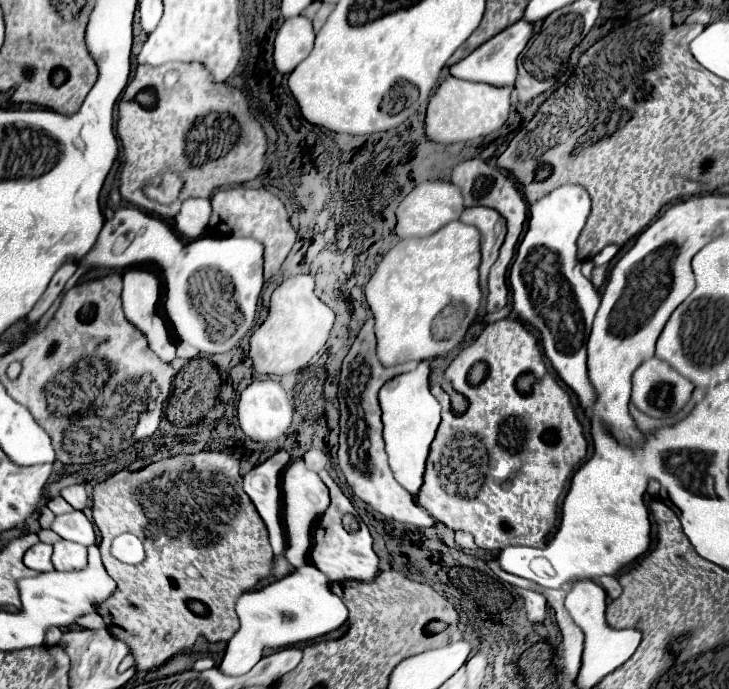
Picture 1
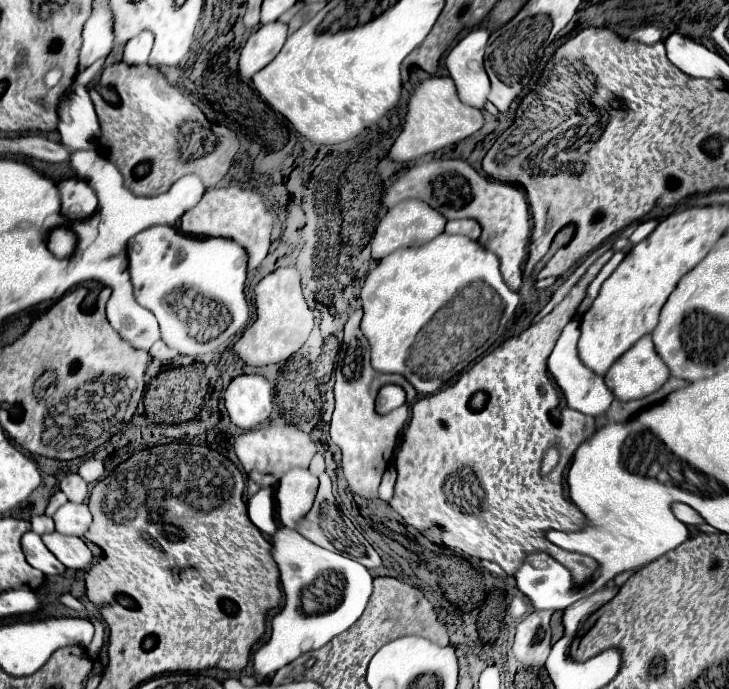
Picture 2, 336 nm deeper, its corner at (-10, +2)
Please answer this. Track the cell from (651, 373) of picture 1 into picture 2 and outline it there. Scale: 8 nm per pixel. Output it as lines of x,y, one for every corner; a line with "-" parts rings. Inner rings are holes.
642,338
606,374
606,386
618,400
638,400
658,392
670,378
668,366
654,350
652,338

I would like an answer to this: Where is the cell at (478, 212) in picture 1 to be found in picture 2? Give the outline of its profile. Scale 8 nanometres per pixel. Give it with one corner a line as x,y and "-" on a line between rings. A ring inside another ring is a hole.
450,220
446,224
446,232
448,234
464,234
472,240
478,240
482,234
482,228
476,220

